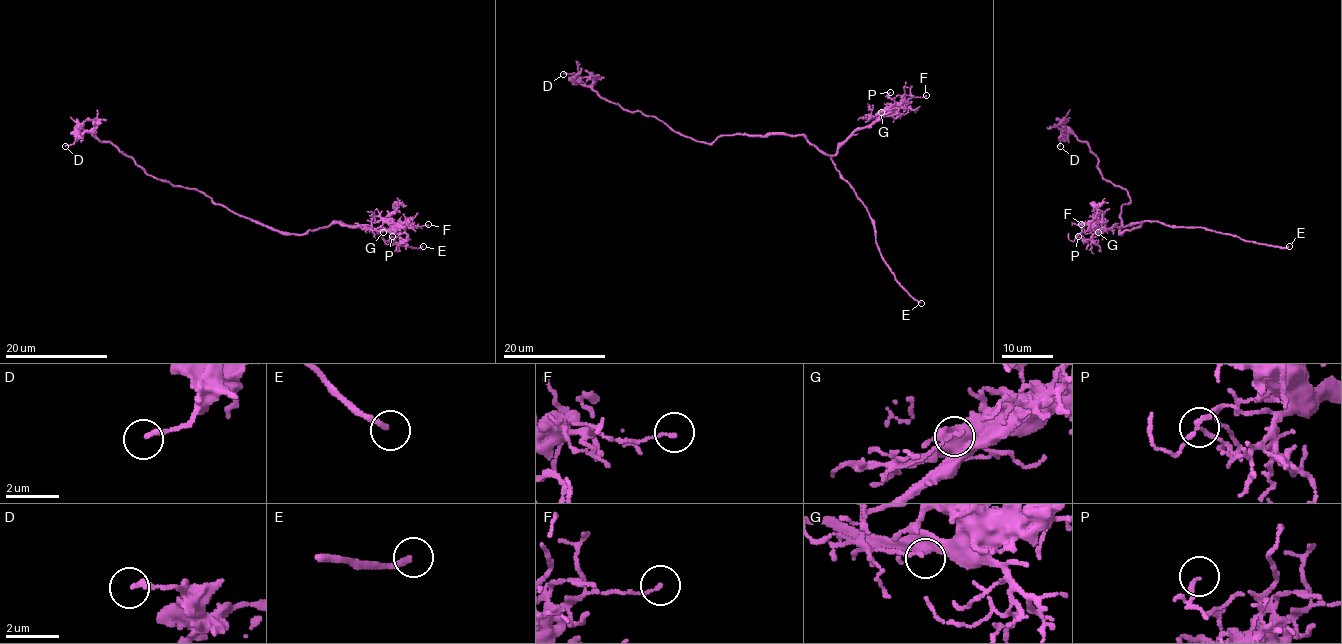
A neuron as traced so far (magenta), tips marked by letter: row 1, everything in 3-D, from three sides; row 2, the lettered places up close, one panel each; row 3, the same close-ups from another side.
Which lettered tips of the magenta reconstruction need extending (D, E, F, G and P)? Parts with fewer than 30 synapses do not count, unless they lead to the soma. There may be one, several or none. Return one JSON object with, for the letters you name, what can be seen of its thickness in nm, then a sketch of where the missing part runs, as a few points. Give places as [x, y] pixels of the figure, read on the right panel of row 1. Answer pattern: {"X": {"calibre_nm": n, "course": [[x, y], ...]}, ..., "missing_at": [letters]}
{"E": {"calibre_nm": 220, "course": [[1289, 246], [1310, 250], [1330, 263], [1319, 272], [1303, 273]]}, "missing_at": ["E"]}

